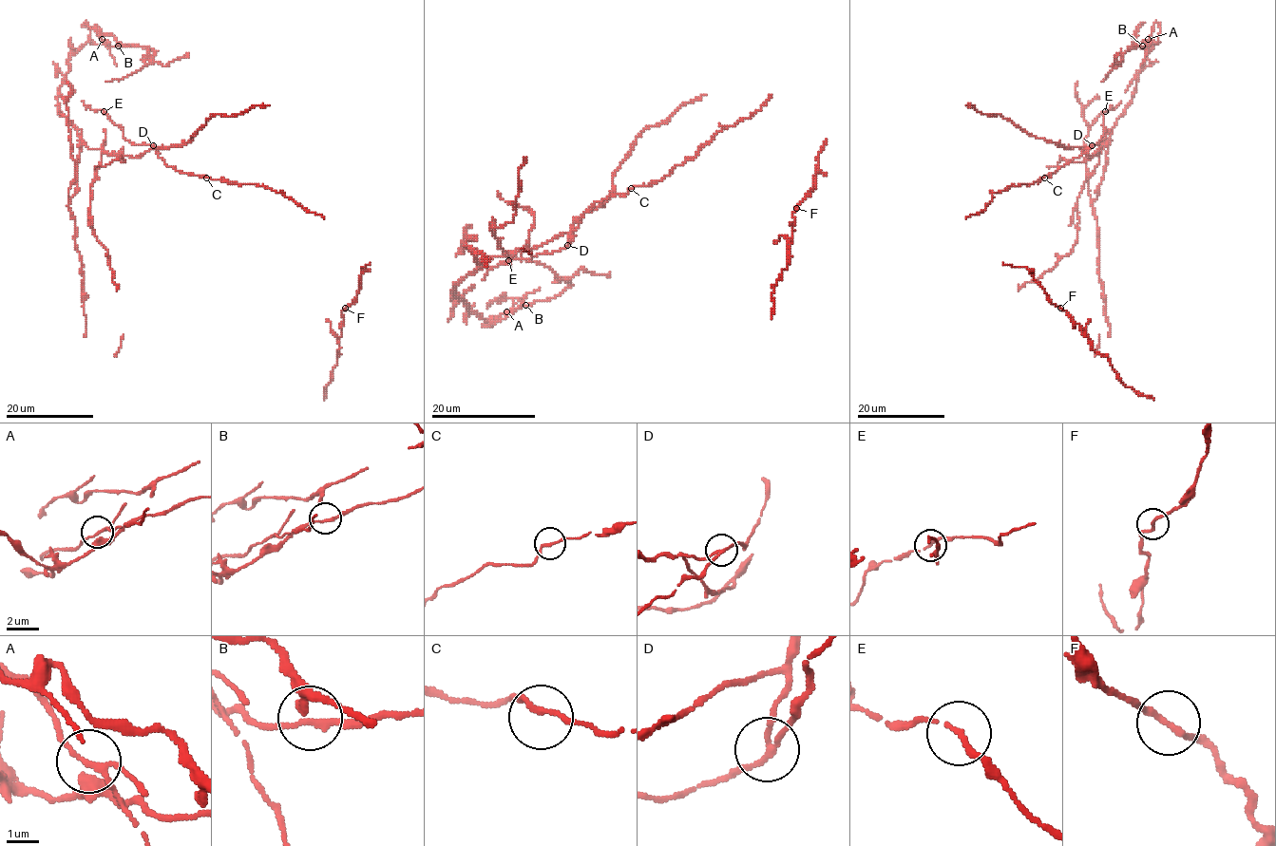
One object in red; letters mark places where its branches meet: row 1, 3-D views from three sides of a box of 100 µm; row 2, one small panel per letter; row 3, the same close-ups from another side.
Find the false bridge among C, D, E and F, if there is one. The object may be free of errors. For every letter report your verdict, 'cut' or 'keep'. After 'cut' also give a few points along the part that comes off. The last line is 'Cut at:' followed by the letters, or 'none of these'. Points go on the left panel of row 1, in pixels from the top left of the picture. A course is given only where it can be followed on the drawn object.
C: keep
D: cut | (153, 145), (133, 157), (88, 148), (57, 95), (69, 59), (87, 43), (155, 52), (137, 72), (106, 82)
E: keep
F: keep
Cut at: D

